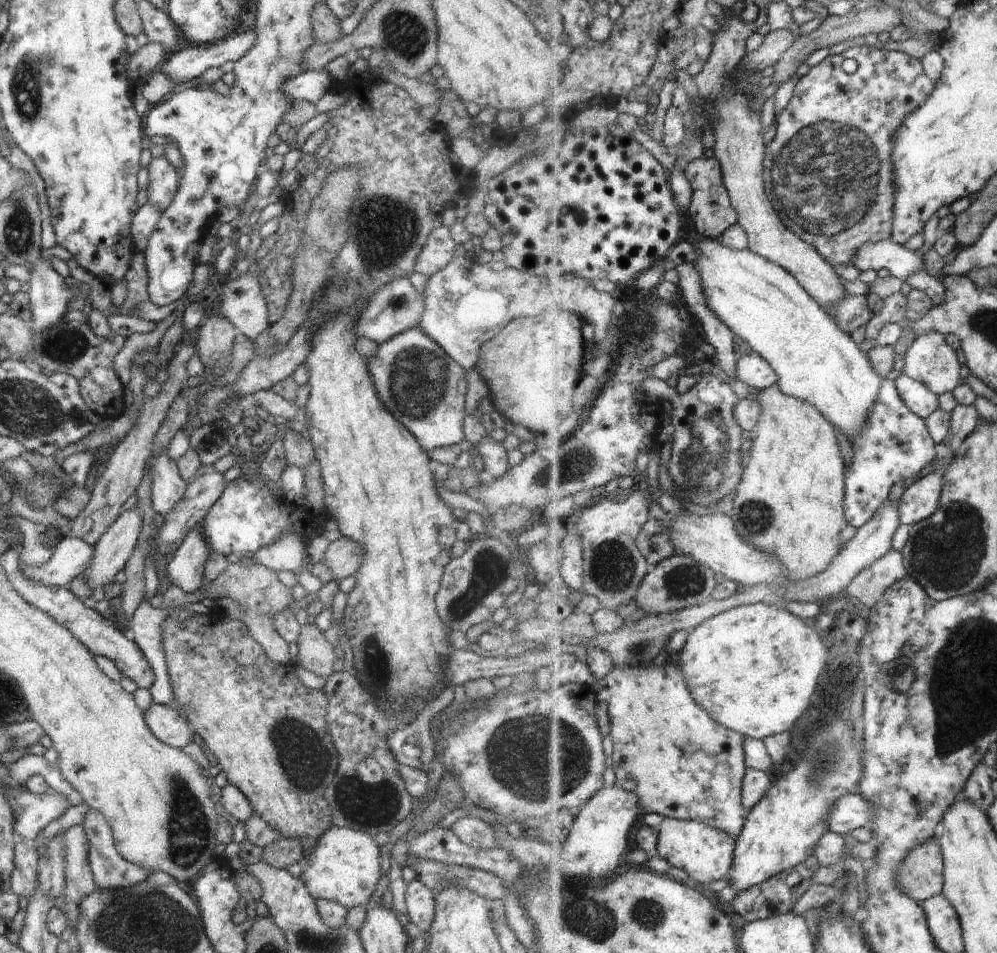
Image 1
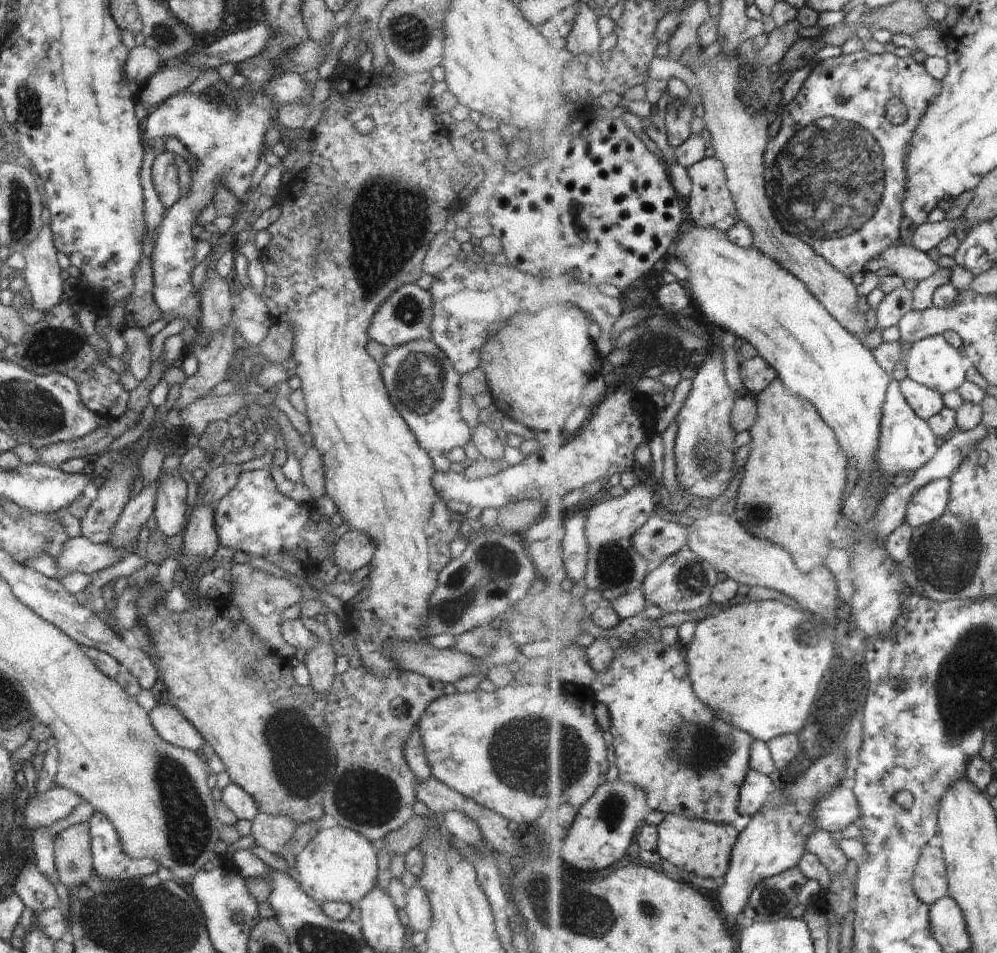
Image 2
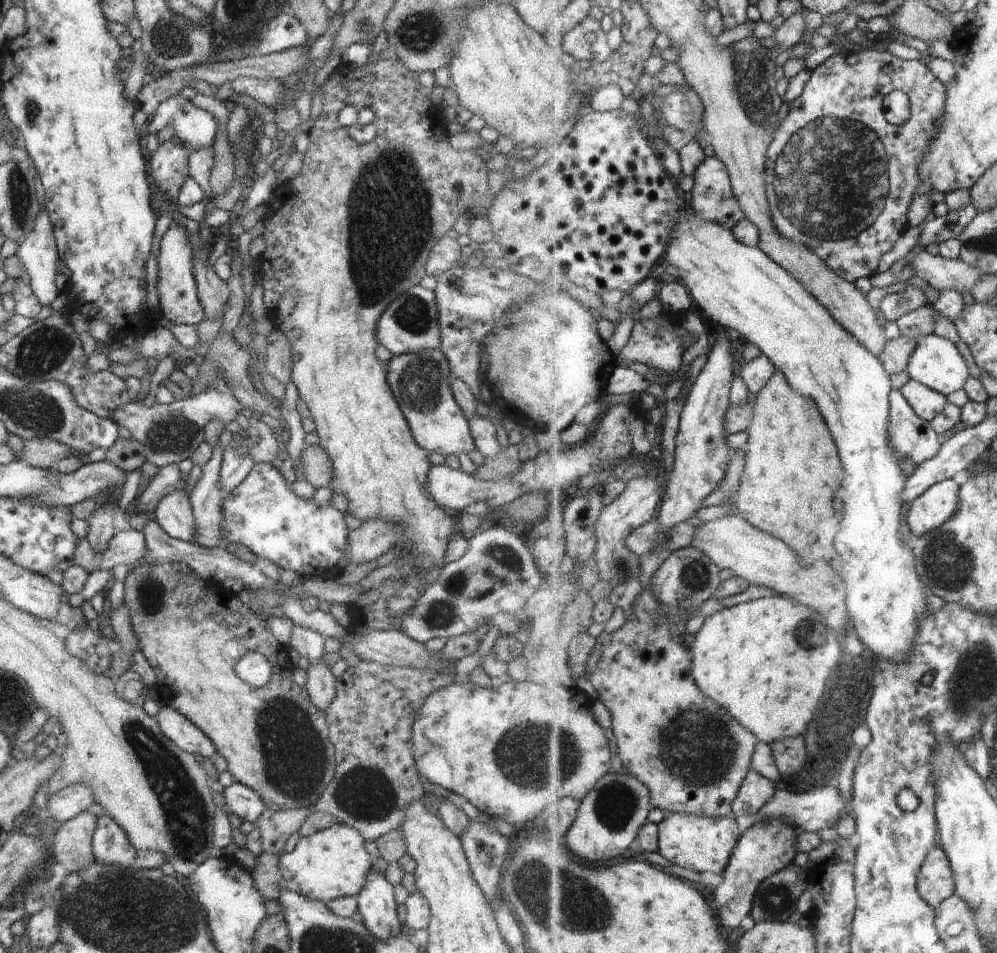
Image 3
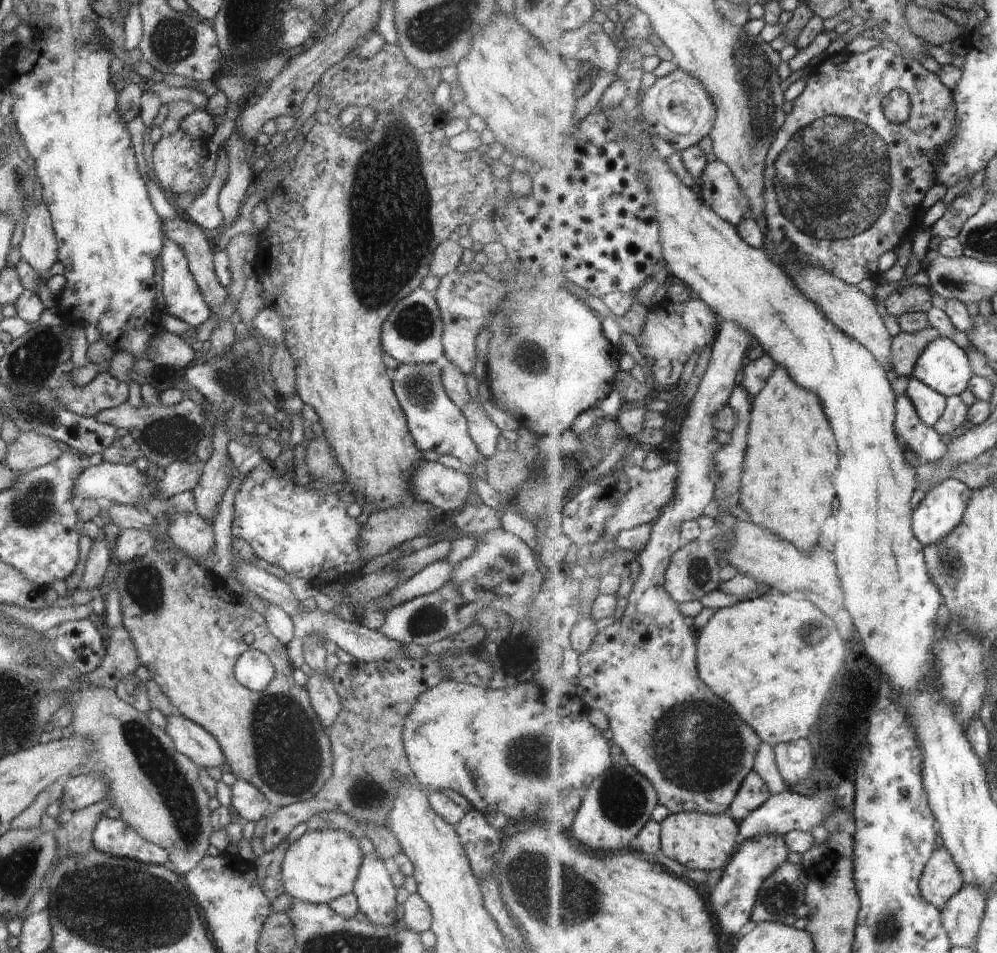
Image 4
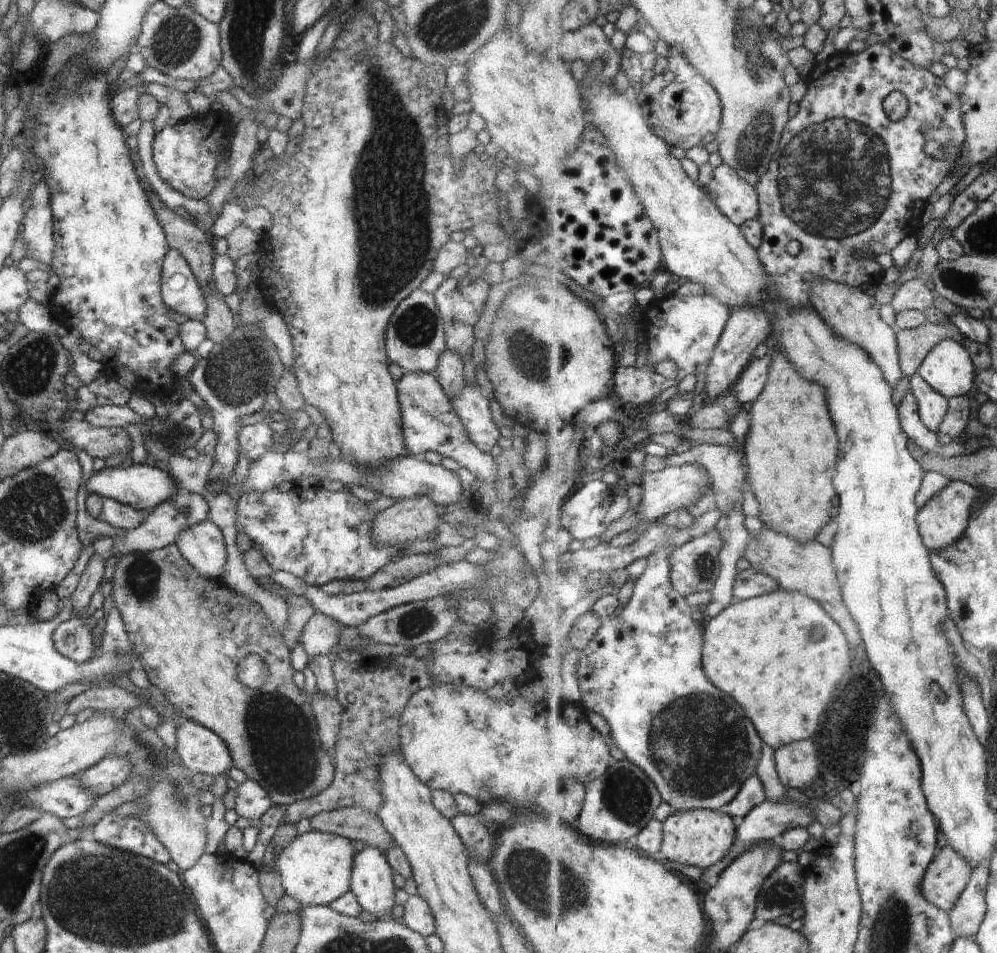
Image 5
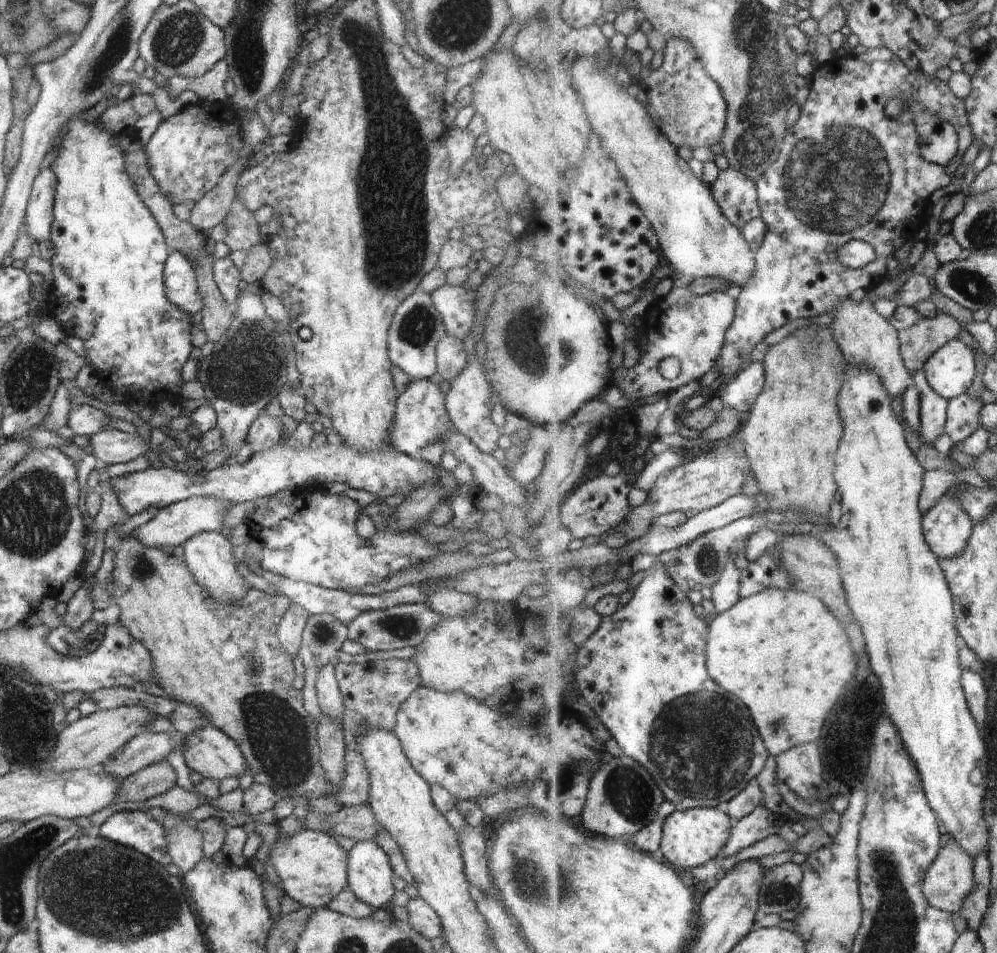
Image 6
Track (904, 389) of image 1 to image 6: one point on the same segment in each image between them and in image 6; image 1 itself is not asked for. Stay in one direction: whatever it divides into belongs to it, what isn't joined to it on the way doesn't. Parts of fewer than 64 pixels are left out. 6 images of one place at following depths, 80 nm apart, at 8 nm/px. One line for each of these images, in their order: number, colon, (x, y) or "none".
2: (927, 402)
3: (929, 403)
4: (931, 404)
5: (934, 406)
6: (935, 415)

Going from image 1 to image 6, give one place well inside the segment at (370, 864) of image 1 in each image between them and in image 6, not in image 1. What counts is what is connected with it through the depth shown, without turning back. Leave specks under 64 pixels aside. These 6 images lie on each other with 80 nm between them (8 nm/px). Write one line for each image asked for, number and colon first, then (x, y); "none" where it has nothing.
2: (339, 864)
3: (332, 863)
4: (320, 866)
5: (315, 868)
6: (312, 867)

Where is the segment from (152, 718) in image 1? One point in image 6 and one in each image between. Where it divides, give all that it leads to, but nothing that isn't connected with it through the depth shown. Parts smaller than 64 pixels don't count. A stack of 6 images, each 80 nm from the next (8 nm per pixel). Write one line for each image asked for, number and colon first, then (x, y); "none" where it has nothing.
2: (170, 724)
3: (175, 726)
4: (191, 739)
5: (201, 751)
6: (208, 751)

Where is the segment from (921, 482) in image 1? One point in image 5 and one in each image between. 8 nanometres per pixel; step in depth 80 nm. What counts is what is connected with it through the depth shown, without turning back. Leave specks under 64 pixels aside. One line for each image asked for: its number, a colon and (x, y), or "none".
2: (933, 500)
3: (936, 506)
4: (941, 511)
5: (944, 520)

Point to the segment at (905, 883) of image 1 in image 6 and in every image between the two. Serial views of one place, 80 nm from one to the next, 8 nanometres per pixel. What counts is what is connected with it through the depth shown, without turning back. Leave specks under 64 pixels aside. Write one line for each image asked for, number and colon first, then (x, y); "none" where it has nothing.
2: (932, 882)
3: (937, 878)
4: (942, 880)
5: (947, 878)
6: (950, 882)

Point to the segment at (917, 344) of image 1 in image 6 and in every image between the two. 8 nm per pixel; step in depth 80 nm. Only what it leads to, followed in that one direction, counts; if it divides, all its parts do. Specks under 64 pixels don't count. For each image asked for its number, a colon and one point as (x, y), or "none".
2: (934, 361)
3: (937, 362)
4: (944, 365)
5: (948, 368)
6: (951, 370)

